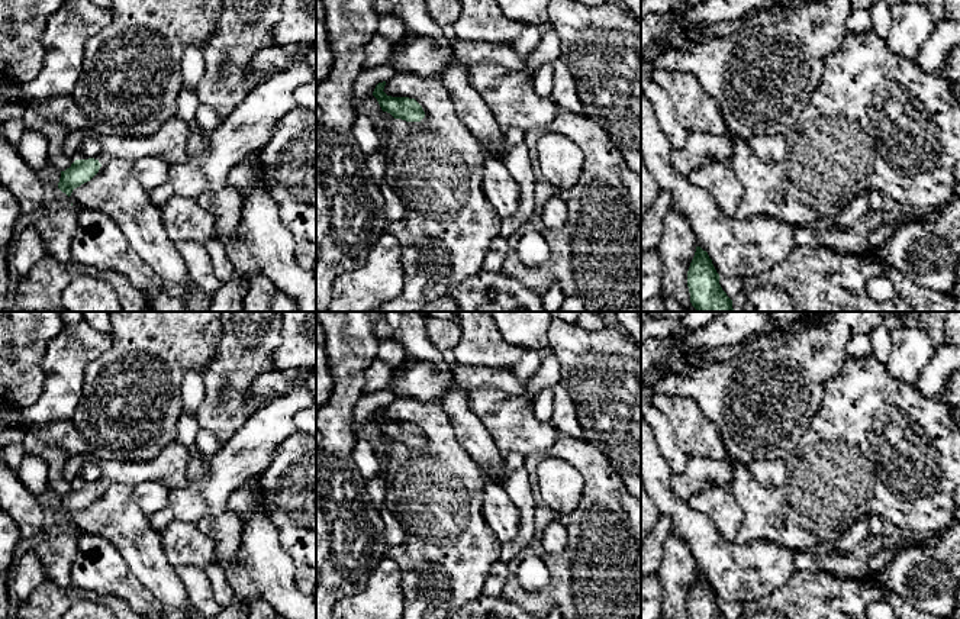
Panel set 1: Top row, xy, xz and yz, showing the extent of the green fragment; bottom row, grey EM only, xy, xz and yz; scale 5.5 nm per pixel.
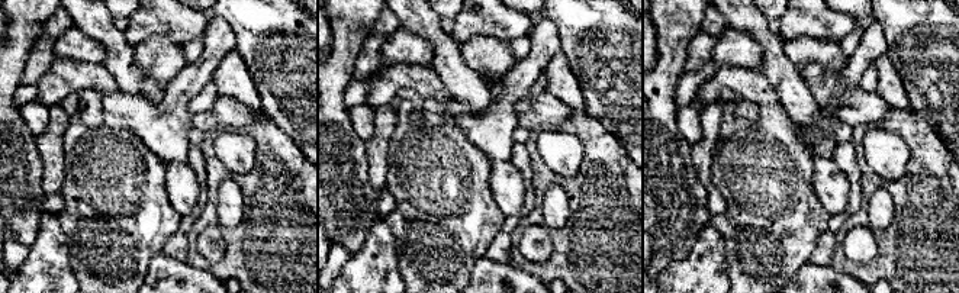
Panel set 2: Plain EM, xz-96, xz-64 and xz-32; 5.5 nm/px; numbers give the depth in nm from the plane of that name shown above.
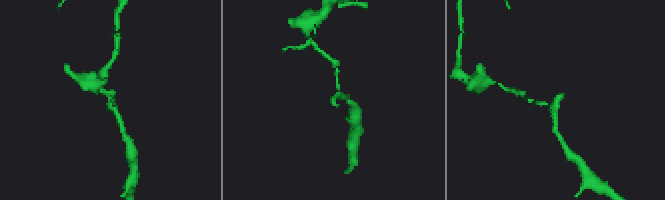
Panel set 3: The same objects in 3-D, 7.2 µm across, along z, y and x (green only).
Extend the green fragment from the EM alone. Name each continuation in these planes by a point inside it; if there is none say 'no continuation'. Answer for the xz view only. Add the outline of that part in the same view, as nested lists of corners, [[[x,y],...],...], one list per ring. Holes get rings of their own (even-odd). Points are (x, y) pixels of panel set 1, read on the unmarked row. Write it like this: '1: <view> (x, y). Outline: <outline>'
no continuation

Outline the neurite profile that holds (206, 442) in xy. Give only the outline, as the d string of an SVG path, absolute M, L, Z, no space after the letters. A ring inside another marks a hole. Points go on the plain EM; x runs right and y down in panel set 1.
M199 428L196 436L196 448L204 455L215 455L219 449L223 448L223 442L220 442L210 431Z

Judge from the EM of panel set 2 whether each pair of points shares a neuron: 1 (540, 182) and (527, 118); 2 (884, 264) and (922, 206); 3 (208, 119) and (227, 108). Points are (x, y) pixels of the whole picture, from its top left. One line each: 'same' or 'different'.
1: different
2: same
3: same

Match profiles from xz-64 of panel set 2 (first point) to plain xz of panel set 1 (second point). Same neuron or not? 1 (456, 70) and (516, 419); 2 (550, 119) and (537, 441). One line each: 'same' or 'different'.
1: different
2: same

